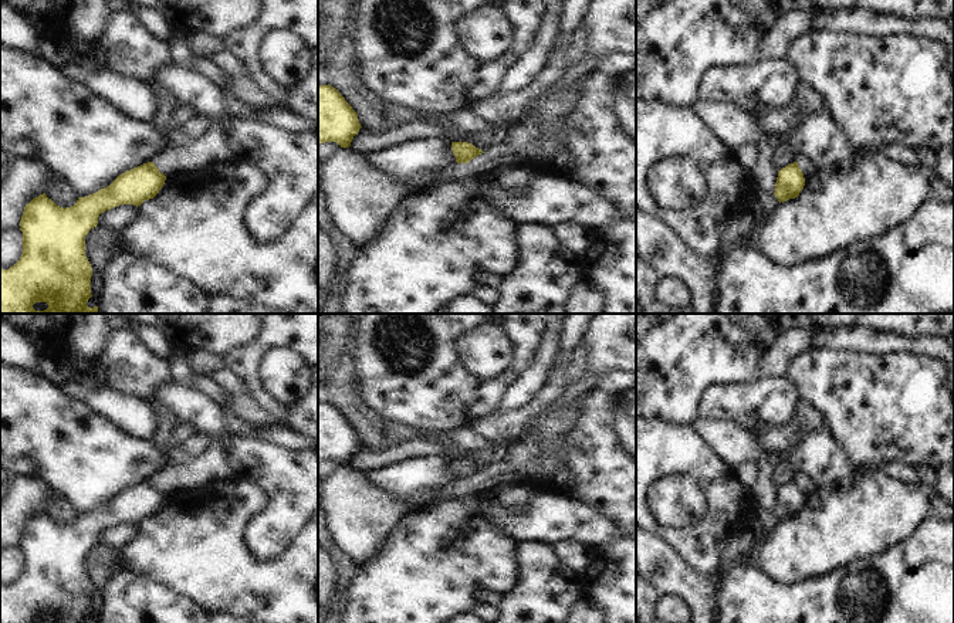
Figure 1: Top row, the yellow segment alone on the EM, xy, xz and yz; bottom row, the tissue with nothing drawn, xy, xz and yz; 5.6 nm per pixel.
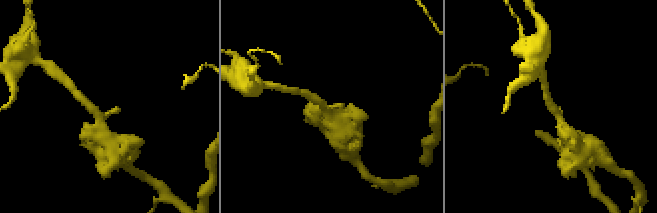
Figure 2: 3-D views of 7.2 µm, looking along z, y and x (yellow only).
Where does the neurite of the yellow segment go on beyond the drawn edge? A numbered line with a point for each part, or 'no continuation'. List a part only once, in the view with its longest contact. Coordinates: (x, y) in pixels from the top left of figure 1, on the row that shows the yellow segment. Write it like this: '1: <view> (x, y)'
no continuation

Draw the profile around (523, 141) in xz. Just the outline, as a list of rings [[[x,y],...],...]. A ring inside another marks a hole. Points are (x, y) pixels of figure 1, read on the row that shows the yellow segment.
[[[535,108],[508,126],[505,139],[494,146],[487,148],[481,155],[468,163],[453,163],[446,176],[451,179],[466,175],[488,175],[504,165],[532,166],[532,159],[541,148],[541,125]]]

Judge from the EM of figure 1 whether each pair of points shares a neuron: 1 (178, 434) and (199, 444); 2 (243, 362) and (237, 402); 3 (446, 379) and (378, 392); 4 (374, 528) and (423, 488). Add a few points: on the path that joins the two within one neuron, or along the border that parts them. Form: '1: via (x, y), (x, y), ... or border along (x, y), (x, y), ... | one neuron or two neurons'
1: border along (195, 434), (175, 447) | two neurons
2: border along (246, 393), (270, 416) | two neurons
3: via (429, 379), (395, 379) | one neuron
4: border along (376, 486), (406, 505), (405, 515) | two neurons

